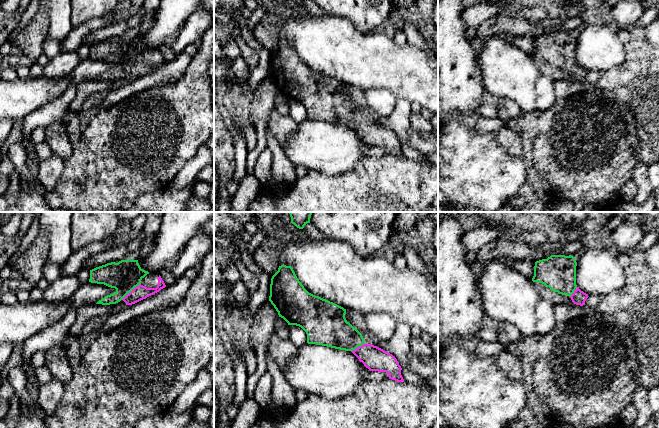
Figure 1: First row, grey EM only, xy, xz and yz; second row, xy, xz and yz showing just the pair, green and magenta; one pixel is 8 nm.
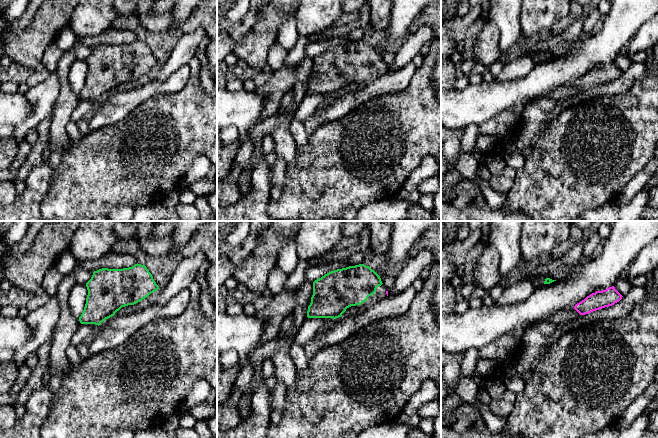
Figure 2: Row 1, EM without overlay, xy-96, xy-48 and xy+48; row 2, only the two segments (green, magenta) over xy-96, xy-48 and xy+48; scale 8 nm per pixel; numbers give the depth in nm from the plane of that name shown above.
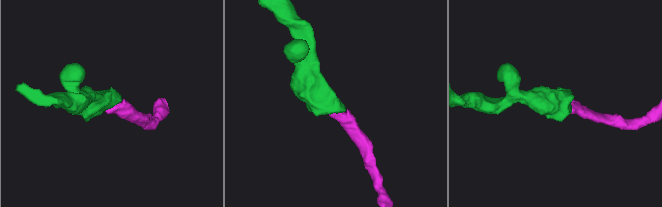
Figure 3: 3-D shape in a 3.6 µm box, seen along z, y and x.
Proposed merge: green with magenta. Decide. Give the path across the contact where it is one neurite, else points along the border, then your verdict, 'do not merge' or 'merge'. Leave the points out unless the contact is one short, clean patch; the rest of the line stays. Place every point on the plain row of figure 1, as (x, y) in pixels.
way xy (124, 52), (131, 66), (140, 68); merge

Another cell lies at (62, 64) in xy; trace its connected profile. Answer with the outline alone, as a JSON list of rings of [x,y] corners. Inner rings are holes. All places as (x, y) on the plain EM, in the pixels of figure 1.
[[[77,51],[60,52],[43,67],[42,76],[50,79],[64,77],[71,73],[80,61]]]

